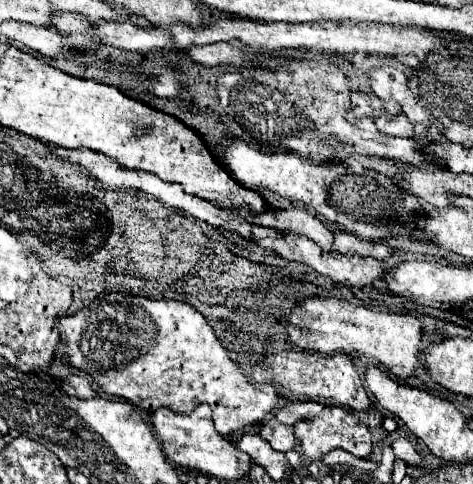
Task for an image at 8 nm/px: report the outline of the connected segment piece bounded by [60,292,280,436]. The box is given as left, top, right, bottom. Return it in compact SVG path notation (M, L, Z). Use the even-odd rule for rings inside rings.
M110 292L74 316L60 318L60 324L68 338L68 362L88 372L104 388L104 392L126 398L130 404L146 412L168 406L174 412L188 414L192 408L206 402L212 406L216 430L222 436L236 436L236 432L258 428L260 420L266 418L266 414L270 414L280 400L272 384L256 384L246 380L246 376L238 370L238 364L228 356L228 350L214 334L214 328L188 302L152 300L144 296Z

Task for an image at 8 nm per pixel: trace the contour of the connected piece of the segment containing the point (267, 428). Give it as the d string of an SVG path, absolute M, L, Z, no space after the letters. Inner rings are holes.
M270 418L270 420L266 420L266 422L262 424L260 436L266 438L274 450L288 452L288 450L294 450L294 448L296 448L294 428L292 428L292 426L284 426L284 424L280 424L278 420L274 420L274 418Z

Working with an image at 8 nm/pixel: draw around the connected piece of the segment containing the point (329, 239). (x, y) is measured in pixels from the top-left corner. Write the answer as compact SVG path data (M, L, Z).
M272 208L268 212L262 212L262 216L250 216L244 210L238 212L238 214L242 218L246 218L248 222L258 224L258 226L304 234L306 238L314 240L322 248L334 250L334 232L320 218L316 218L314 214L308 214L306 210L300 210L300 208L278 210L278 208Z

